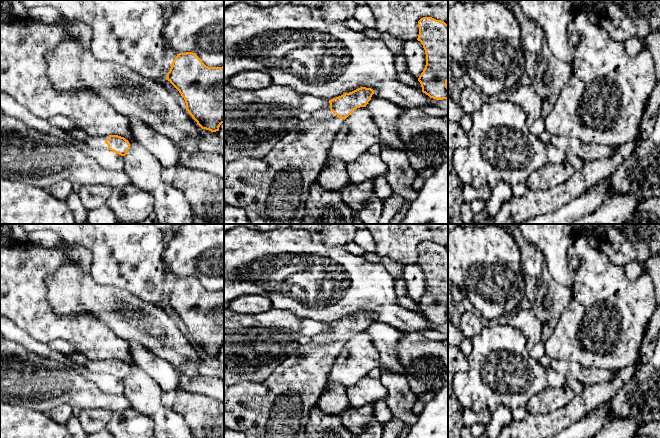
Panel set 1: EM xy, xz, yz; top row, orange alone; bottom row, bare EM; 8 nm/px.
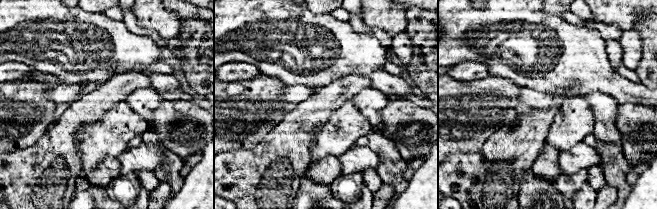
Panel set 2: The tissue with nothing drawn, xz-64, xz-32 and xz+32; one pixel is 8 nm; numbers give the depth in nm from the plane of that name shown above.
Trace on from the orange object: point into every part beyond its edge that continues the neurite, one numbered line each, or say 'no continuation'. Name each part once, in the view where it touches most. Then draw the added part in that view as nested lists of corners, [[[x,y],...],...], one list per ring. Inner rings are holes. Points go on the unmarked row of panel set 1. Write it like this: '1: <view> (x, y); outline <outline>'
1: xz (279, 407); outline [[[331,334],[312,337],[306,345],[280,364],[269,378],[262,383],[241,382],[224,391],[224,427],[241,432],[246,438],[305,438],[305,428],[311,409],[317,405],[323,393],[334,360],[344,343]]]

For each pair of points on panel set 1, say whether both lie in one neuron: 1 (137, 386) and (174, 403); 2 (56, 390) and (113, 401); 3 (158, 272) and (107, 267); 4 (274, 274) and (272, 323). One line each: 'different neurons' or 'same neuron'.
1: different neurons
2: same neuron
3: same neuron
4: different neurons

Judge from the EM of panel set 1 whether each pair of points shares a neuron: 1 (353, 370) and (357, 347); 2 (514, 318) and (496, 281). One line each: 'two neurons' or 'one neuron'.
1: one neuron
2: two neurons

